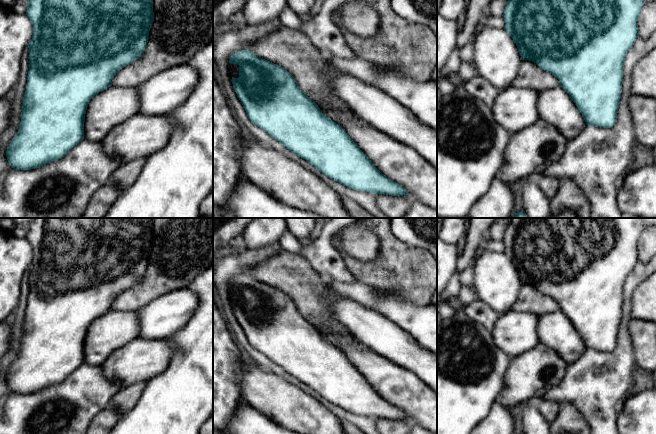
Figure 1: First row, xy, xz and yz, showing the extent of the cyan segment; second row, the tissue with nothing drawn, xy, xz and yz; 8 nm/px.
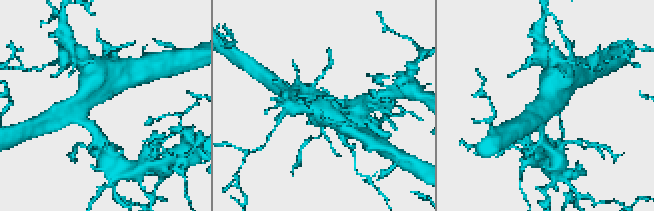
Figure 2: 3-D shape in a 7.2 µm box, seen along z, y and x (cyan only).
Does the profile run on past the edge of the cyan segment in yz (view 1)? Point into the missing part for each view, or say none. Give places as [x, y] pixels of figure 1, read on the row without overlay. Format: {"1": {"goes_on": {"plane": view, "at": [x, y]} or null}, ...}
{"1": {"goes_on": null}}

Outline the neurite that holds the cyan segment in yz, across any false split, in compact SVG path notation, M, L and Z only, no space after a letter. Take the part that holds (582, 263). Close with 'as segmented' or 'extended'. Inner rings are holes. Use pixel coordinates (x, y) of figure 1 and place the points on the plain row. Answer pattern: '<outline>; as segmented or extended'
M511 218L504 233L504 253L512 261L522 284L532 285L544 295L558 302L560 310L569 318L571 324L577 330L586 349L611 352L617 346L617 337L622 317L625 281L639 261L638 243L643 228L644 225L641 218Z; as segmented

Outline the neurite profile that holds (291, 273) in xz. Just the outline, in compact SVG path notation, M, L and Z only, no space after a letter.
M282 250L254 265L249 274L287 294L313 325L334 336L354 337L333 315L325 295L326 280L300 254Z

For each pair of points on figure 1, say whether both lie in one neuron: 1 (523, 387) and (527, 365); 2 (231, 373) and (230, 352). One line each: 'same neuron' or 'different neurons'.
1: same neuron
2: same neuron

